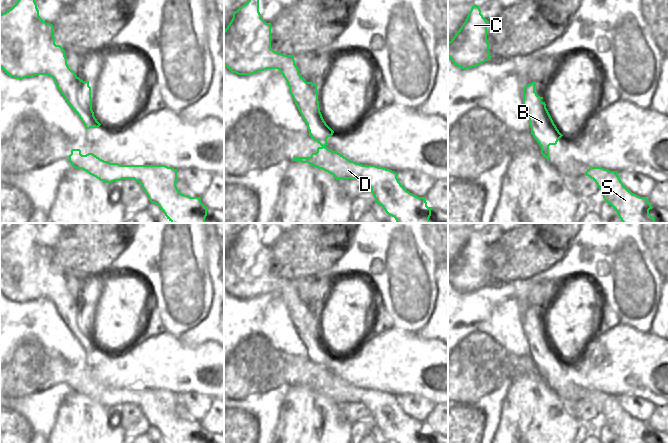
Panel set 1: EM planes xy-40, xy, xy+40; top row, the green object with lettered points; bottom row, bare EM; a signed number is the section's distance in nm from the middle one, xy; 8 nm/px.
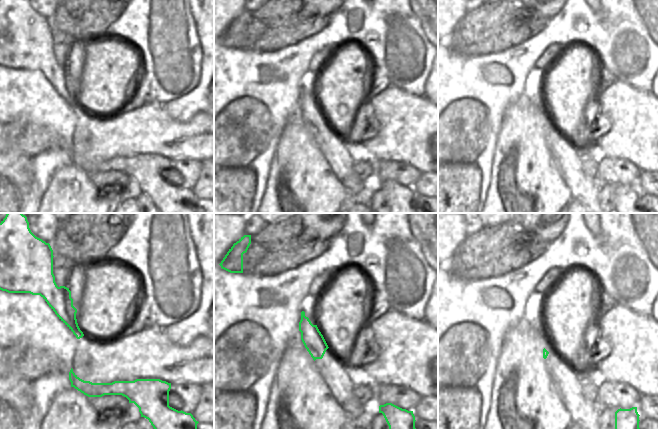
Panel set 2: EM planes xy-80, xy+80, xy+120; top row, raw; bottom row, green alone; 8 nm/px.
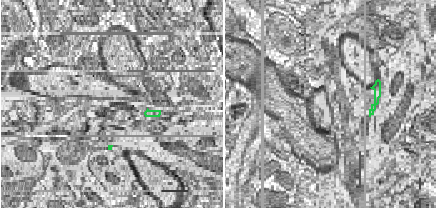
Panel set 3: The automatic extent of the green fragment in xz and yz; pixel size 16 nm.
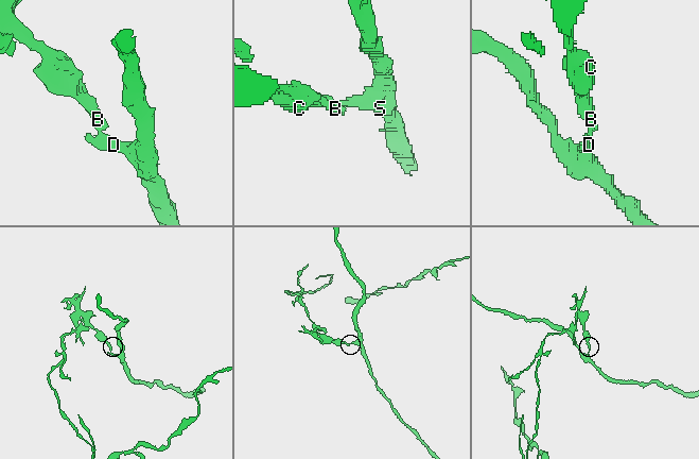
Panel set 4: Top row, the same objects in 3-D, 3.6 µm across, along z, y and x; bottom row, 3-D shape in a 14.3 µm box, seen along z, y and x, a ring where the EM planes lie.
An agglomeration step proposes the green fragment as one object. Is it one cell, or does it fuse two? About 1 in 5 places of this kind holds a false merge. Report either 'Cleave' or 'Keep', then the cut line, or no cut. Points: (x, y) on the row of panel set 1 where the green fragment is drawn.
Cleave. Split along xy+40 (541, 146), (547, 150)

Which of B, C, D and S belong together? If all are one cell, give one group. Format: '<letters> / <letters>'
B C / D S

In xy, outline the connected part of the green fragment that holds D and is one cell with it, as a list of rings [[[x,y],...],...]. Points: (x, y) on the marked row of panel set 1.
[[[318,147],[316,153],[312,153],[310,157],[294,157],[293,161],[308,163],[318,169],[322,169],[330,173],[337,181],[340,179],[362,179],[370,188],[378,203],[385,212],[394,217],[397,223],[431,223],[429,218],[433,207],[428,207],[425,197],[418,197],[410,193],[398,180],[397,173],[378,167],[376,165],[362,165],[354,161],[350,161],[335,150],[332,151],[327,147]]]

